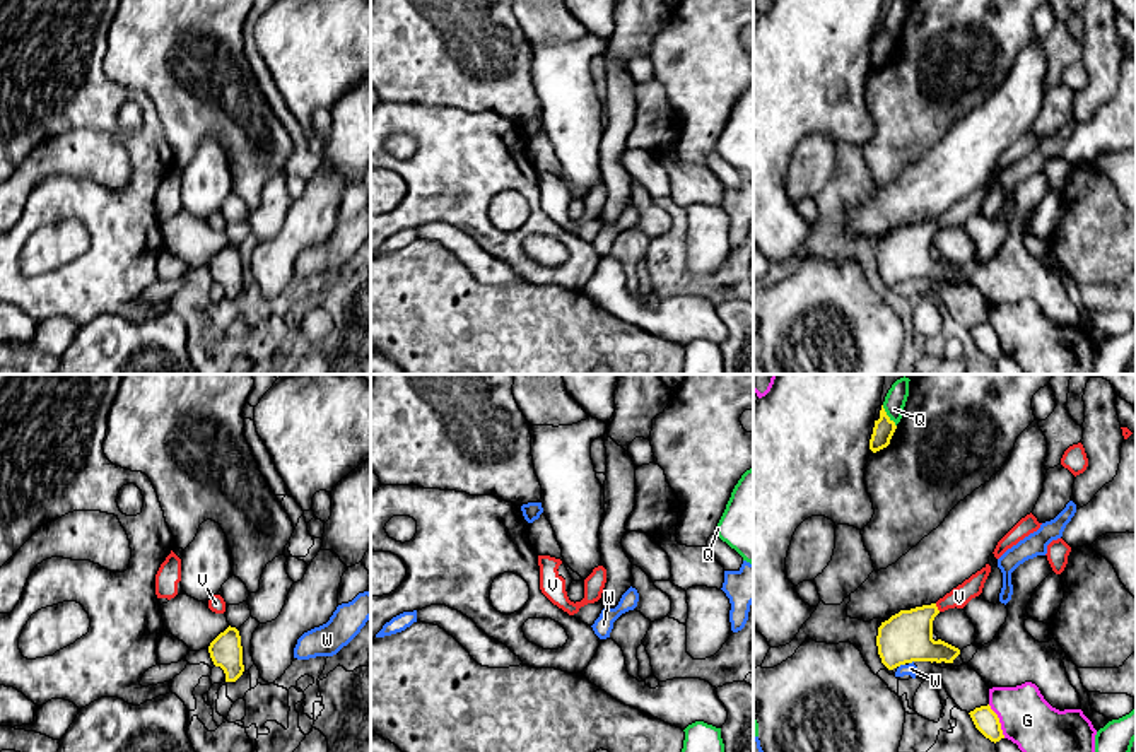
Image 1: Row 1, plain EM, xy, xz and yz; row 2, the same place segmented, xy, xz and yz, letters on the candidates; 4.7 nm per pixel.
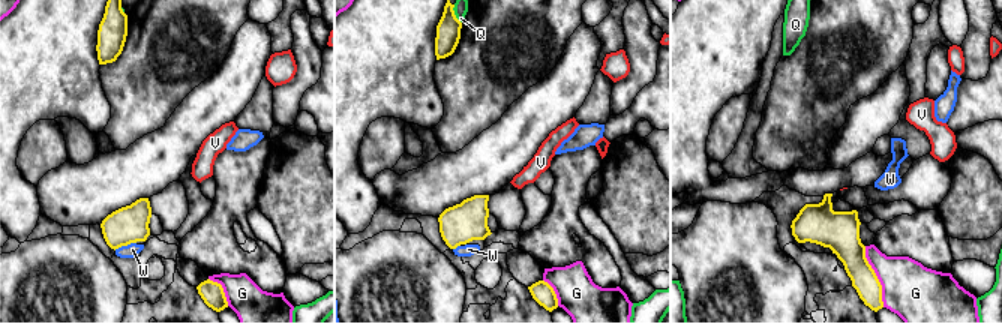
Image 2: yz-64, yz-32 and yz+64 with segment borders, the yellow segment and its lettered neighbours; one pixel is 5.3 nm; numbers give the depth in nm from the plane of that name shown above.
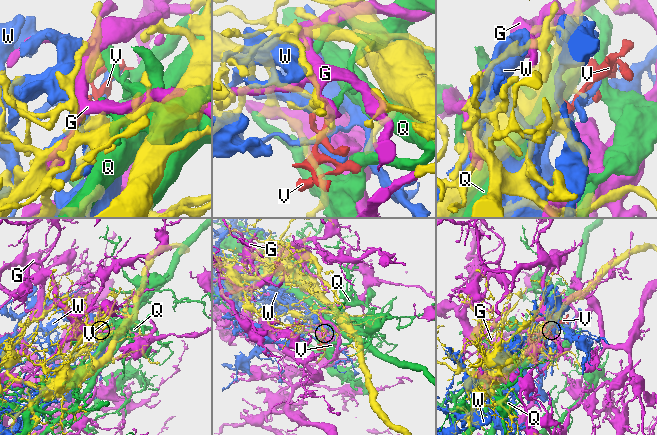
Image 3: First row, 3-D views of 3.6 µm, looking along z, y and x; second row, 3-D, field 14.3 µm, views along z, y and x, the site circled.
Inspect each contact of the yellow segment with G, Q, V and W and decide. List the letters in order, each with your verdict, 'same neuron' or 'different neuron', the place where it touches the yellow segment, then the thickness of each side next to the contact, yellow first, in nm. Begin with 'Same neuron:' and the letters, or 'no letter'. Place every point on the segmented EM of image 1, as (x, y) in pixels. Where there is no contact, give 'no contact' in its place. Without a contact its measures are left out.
Same neuron: V
G: different neuron; contact yz (998, 722); calibres 110 and 240 nm
Q: different neuron; contact yz (887, 416); calibres 100 and 100 nm
V: same neuron; contact yz (936, 607); calibres 240 and 100 nm
W: different neuron; contact yz (901, 663); calibres 240 and 60 nm

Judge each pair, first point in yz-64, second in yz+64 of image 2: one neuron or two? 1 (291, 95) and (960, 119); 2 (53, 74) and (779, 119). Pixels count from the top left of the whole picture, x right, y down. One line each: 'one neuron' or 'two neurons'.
1: two neurons
2: two neurons

